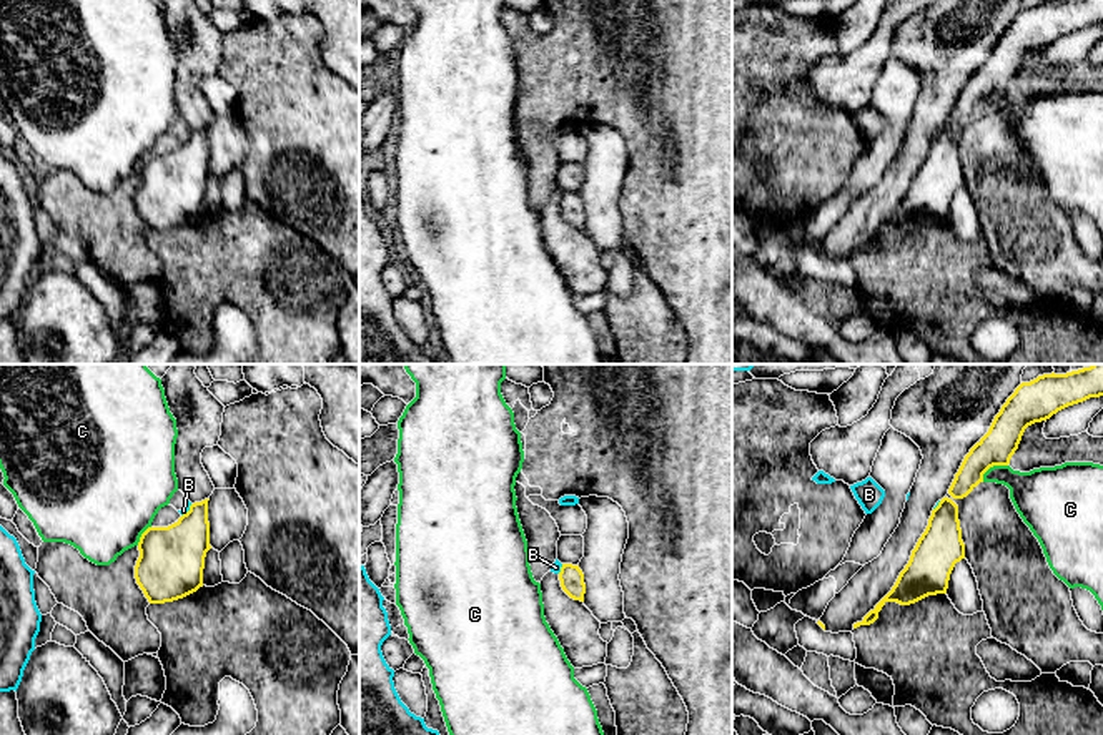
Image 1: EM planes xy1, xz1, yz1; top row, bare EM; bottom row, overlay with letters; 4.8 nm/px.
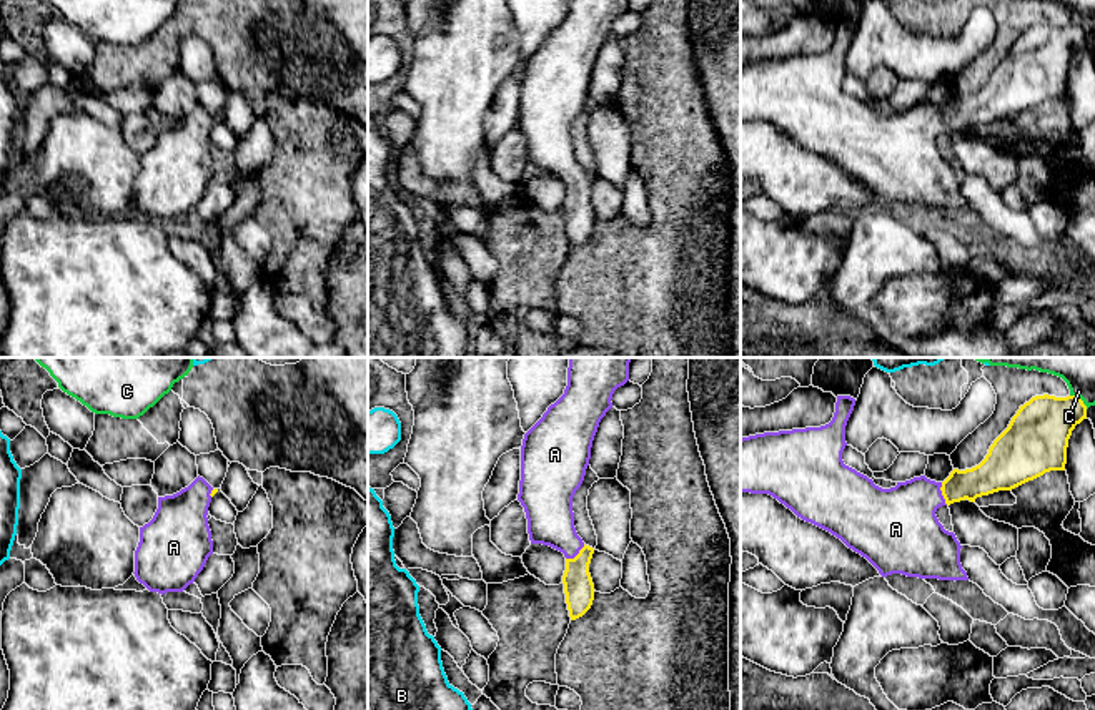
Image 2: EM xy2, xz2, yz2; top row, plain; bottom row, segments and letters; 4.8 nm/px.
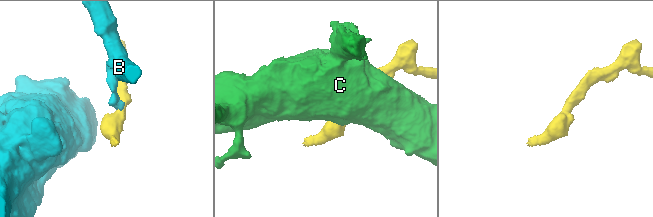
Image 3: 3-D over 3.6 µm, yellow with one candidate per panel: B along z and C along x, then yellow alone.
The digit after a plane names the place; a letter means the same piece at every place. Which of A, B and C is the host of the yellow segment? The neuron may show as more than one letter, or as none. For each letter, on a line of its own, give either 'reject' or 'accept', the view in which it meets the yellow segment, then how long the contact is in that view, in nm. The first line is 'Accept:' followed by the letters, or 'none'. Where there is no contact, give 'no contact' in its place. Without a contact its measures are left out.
Accept: A
A: accept; contact in yz2; length 120 nm
B: reject; contact in xy1; length 80 nm
C: reject; contact in yz1; length 150 nm

